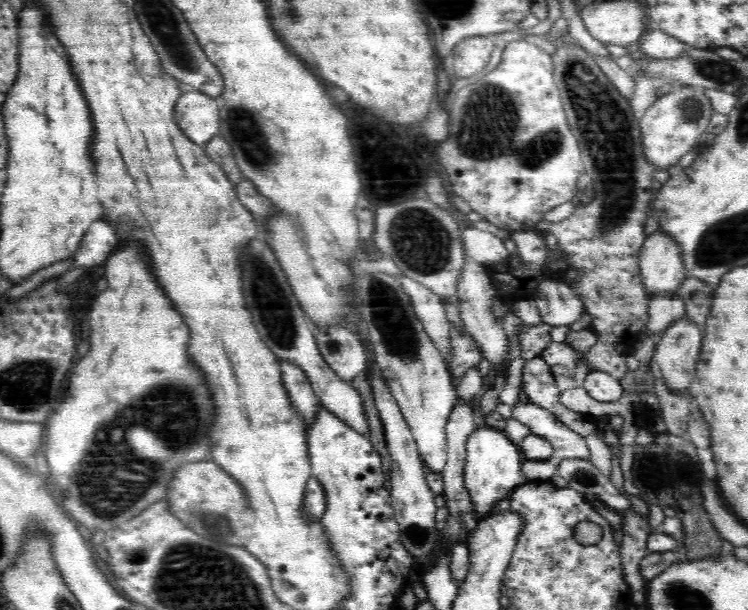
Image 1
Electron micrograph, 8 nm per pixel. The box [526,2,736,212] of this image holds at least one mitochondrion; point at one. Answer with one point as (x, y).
(691, 109)

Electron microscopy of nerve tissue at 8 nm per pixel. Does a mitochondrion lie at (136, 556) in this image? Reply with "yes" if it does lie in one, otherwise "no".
yes

